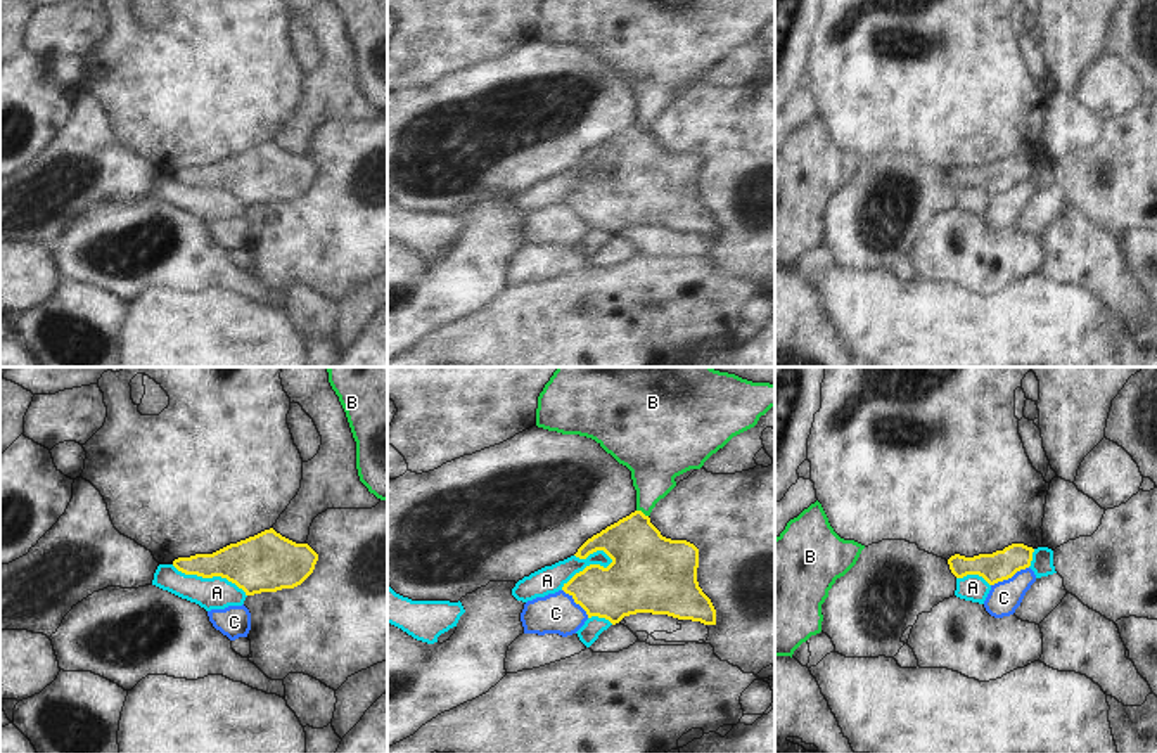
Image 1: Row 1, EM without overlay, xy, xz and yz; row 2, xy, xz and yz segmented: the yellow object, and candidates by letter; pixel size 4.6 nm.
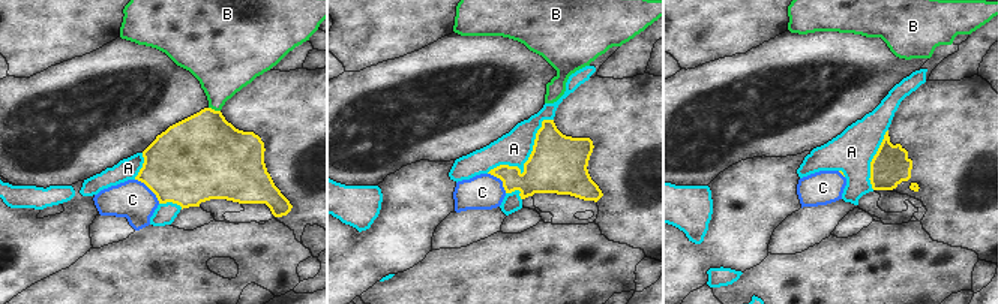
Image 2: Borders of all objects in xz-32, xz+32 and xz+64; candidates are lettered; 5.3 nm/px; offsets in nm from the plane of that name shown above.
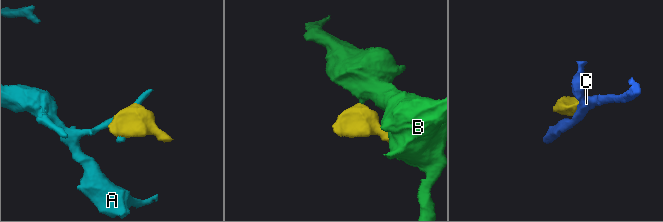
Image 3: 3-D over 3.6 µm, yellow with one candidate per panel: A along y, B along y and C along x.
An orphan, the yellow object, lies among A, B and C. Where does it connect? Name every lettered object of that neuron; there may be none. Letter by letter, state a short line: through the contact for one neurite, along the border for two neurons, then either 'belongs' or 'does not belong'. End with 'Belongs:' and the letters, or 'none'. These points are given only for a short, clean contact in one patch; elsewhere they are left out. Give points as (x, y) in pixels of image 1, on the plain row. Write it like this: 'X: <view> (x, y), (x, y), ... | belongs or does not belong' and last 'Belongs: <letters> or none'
A: does not belong
B: xz (645, 177), (640, 165), (640, 123), (652, 96), (654, 71) | belongs
C: yz (1028, 179), (991, 198) | does not belong
Belongs: B

